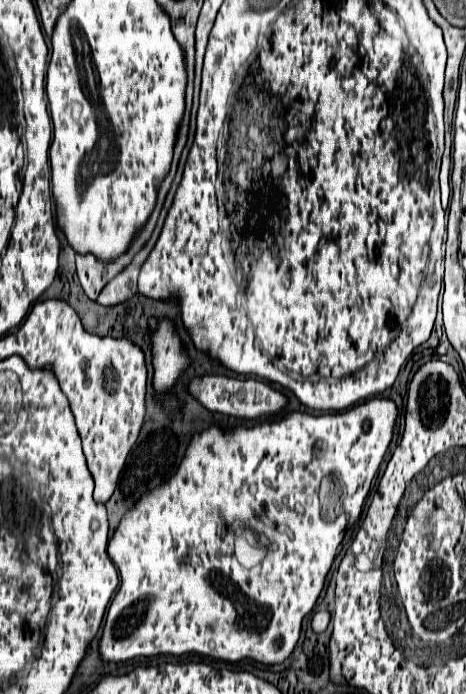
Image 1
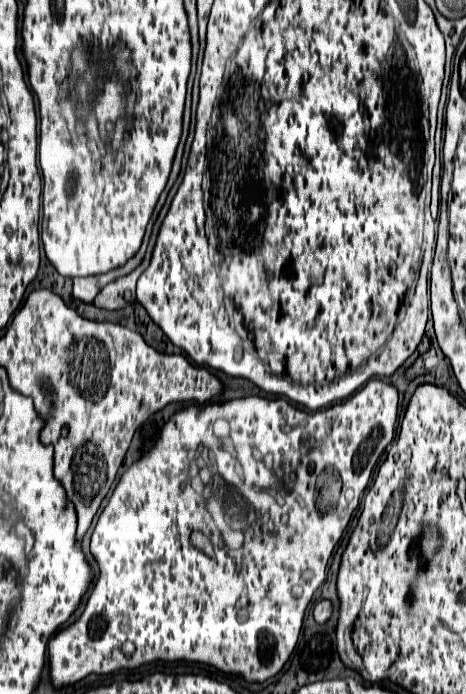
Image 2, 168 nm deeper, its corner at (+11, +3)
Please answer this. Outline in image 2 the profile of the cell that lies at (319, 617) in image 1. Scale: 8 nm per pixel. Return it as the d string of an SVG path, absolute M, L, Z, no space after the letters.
M321 600L317 602L317 606L313 608L313 618L317 624L323 624L327 622L327 618L331 616L331 602L329 600Z

